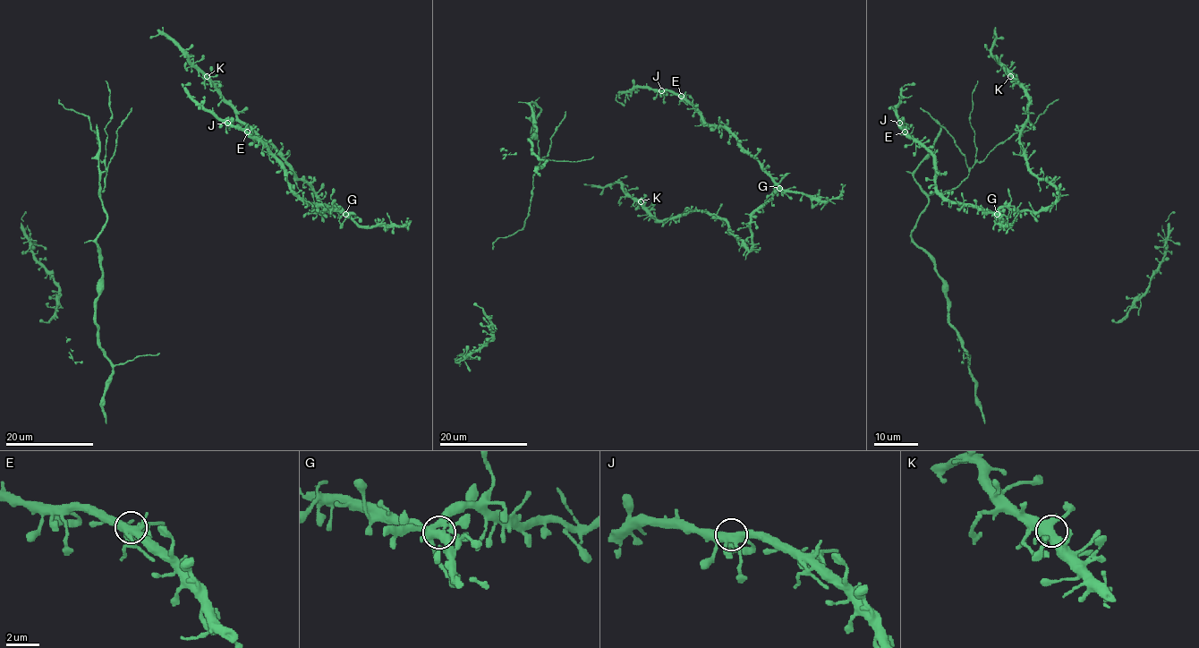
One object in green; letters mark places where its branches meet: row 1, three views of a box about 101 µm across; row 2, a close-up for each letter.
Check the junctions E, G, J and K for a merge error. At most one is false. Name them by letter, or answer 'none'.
none

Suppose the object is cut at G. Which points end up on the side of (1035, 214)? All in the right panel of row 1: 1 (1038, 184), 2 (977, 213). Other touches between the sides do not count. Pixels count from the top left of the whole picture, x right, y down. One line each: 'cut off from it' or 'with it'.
1: cut off from it
2: cut off from it

